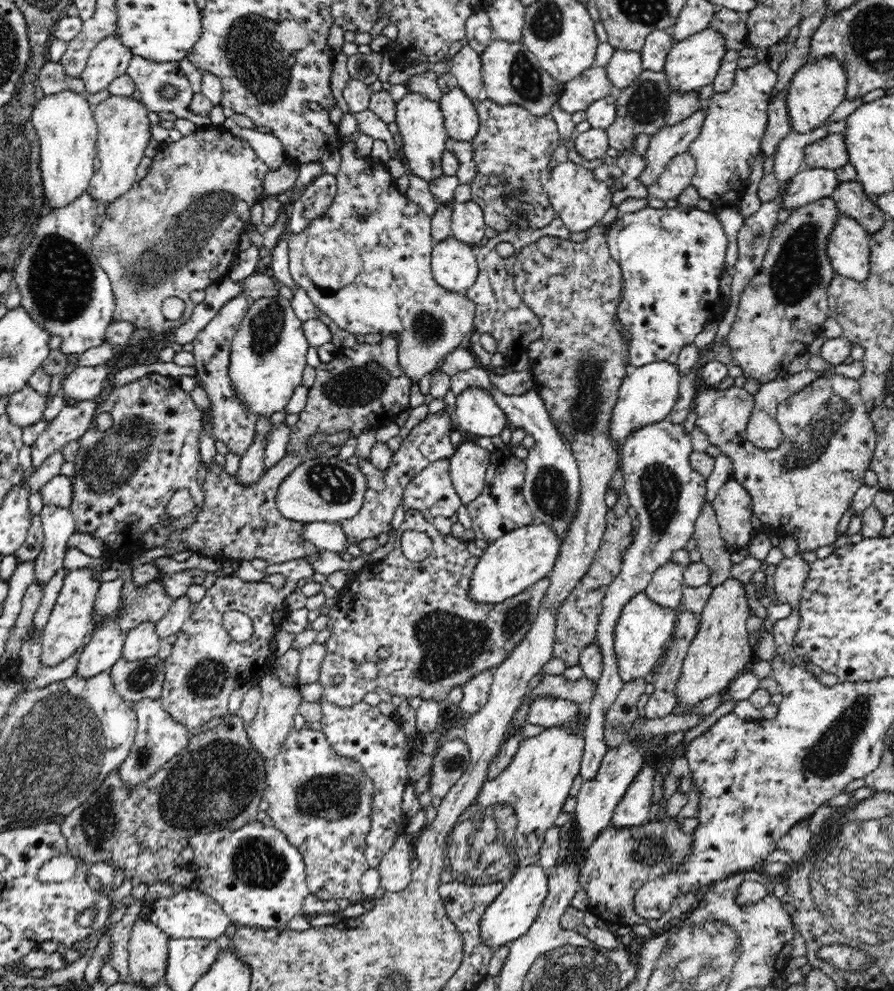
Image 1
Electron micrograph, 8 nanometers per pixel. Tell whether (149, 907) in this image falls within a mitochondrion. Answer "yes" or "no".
no

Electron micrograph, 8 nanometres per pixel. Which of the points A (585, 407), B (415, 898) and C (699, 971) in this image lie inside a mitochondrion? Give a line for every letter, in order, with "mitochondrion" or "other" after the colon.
A: mitochondrion
B: other
C: mitochondrion

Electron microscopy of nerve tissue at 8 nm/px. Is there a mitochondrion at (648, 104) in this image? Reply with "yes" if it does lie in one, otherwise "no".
yes

